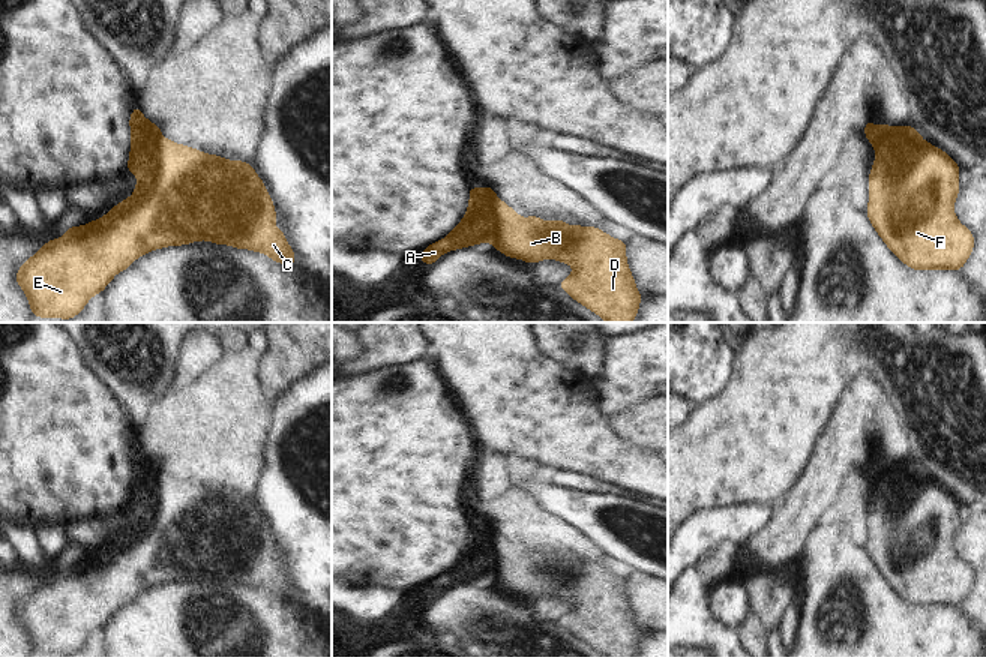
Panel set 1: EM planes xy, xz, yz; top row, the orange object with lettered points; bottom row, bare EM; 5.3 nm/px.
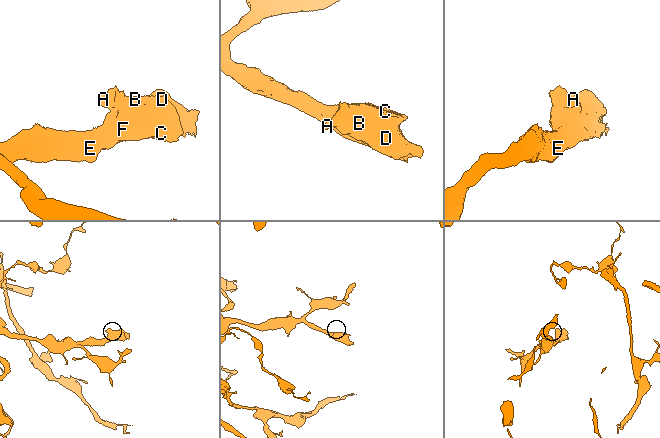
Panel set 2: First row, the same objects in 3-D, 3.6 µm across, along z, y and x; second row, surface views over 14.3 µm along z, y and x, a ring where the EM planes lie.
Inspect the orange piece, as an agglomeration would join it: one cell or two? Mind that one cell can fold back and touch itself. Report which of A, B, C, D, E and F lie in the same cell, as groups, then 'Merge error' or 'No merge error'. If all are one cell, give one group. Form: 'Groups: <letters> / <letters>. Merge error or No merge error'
Groups: A / B C D E F. Merge error.

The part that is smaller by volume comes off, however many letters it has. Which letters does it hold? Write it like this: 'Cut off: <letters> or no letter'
Cut off: A.

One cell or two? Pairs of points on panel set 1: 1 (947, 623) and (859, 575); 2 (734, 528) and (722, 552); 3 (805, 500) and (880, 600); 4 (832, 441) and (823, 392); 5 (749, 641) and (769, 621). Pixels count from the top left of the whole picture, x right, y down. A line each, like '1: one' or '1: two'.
1: one
2: two
3: two
4: two
5: two

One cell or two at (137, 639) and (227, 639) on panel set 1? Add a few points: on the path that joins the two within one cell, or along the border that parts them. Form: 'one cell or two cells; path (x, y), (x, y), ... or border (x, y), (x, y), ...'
one cell; path (159, 639), (204, 639)

